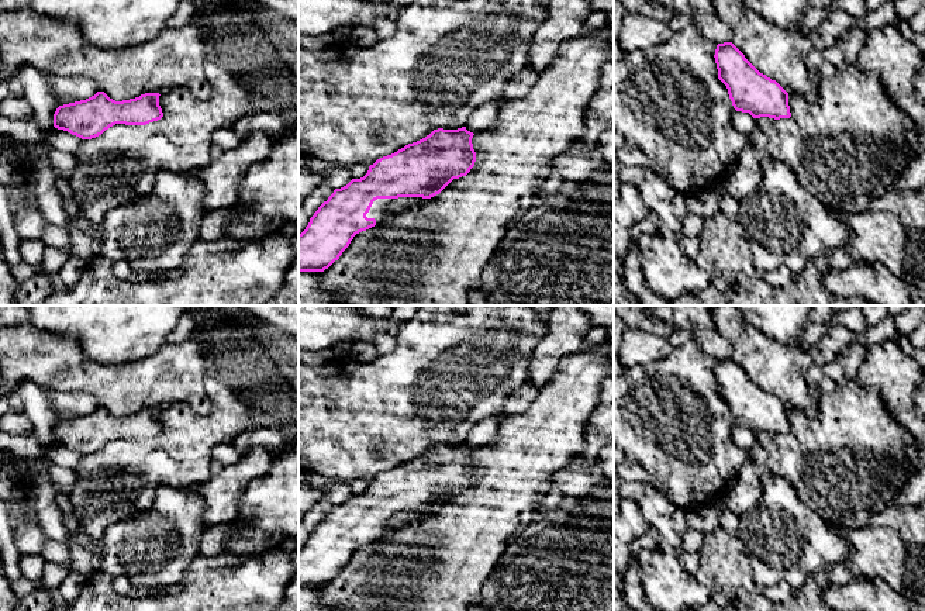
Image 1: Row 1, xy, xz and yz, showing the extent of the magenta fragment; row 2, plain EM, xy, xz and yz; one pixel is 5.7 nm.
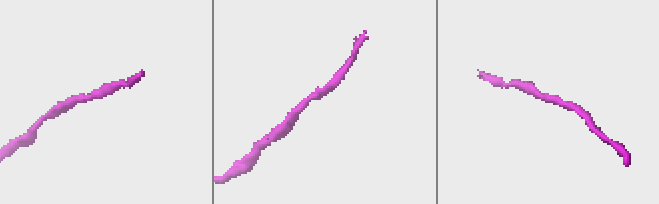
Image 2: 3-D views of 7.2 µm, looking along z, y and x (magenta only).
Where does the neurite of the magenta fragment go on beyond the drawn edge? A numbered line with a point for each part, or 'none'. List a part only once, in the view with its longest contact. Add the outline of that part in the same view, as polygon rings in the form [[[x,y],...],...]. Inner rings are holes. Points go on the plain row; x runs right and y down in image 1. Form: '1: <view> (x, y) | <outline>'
none

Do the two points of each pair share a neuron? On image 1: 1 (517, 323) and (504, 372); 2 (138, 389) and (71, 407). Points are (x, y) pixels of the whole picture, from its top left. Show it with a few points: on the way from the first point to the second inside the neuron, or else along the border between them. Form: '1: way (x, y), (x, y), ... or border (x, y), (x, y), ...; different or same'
1: way (504, 335), (504, 359); same
2: border (62, 392), (86, 392), (99, 406); different

